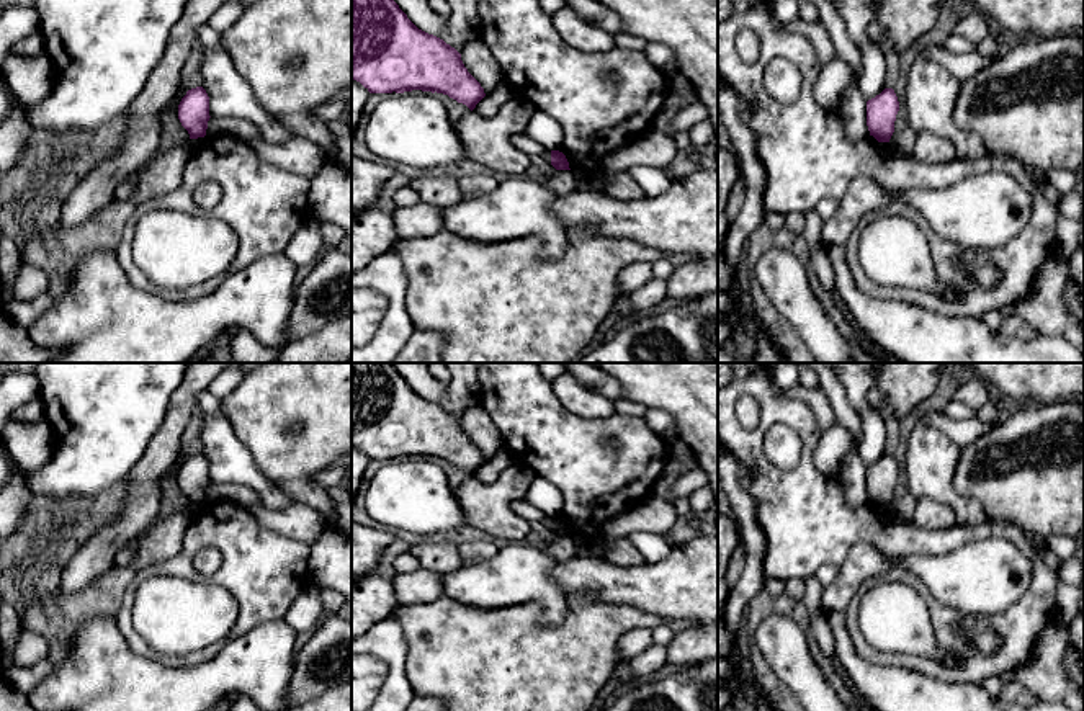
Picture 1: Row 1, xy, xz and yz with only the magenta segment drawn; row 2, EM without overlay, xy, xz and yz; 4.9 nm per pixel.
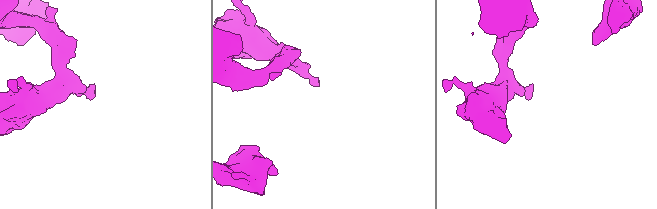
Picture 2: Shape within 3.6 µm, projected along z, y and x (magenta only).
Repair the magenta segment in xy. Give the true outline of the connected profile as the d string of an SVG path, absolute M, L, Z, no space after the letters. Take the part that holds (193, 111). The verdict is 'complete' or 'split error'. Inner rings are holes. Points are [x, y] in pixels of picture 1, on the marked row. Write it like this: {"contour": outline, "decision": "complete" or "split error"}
{"contour": "M203 87L188 90L178 105L178 119L188 131L190 139L206 136L209 118L209 96L206 90Z", "decision": "complete"}

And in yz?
{"contour": "M885 88L880 95L867 101L867 126L870 136L878 142L889 142L894 132L894 121L899 101L893 88Z", "decision": "complete"}

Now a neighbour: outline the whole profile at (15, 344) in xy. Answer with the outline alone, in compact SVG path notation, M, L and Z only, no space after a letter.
M0 302L0 363L49 363L54 350L36 345L28 329L15 324Z

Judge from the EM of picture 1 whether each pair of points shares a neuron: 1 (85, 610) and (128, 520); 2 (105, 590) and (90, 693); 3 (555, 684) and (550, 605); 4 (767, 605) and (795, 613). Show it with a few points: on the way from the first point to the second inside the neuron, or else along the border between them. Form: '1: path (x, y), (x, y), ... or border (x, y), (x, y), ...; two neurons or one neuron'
1: border (115, 564), (82, 590), (71, 595); two neurons
2: border (113, 617), (90, 617), (74, 641); two neurons
3: border (568, 600), (559, 623), (517, 605); two neurons
4: path (774, 605), (788, 607); one neuron

